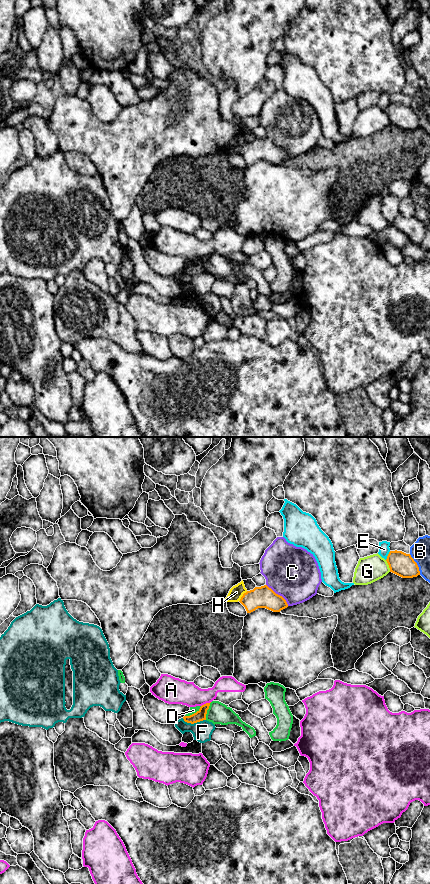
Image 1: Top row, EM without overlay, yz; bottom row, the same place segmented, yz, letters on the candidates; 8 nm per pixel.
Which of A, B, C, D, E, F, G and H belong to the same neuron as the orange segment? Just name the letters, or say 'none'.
none

